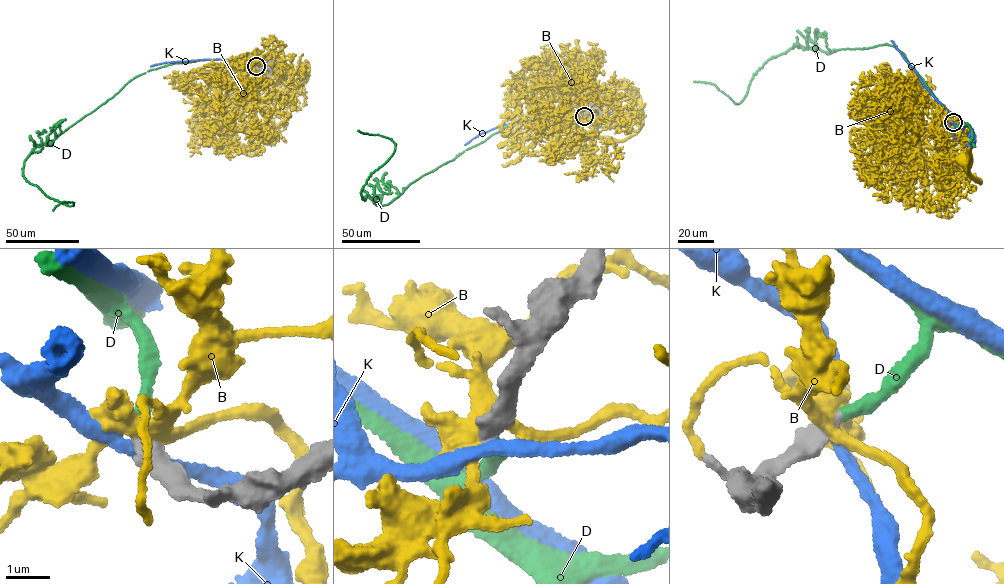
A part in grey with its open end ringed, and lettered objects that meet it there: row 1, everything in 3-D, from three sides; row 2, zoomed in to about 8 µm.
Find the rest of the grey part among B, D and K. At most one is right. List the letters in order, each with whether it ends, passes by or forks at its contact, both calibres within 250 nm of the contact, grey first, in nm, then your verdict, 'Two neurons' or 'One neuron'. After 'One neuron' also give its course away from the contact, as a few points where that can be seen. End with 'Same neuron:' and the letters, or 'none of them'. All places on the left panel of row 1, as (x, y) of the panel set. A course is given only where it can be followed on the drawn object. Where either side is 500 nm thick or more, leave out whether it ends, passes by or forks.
B: It forks there. Thickness 480 nm (grey) against 400 nm. Two neurons
D: It ends there. Thickness 480 nm (grey) against 320 nm. One neuron. Its course: (256, 66), (218, 59), (148, 71), (35, 147), (24, 177), (54, 199), (73, 204), (53, 210)
K: It passes by. Thickness 480 nm (grey) against 300 nm. Two neurons
Same neuron: D

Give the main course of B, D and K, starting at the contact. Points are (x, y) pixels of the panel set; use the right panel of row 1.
B: (952, 122), (935, 166), (921, 155), (924, 148), (939, 148), (981, 183), (968, 159)
D: (952, 122), (903, 53), (886, 43), (828, 53), (796, 43), (763, 63), (737, 104), (714, 85), (693, 81)
K: (952, 122), (956, 130), (963, 128), (964, 123), (924, 86), (891, 41)

